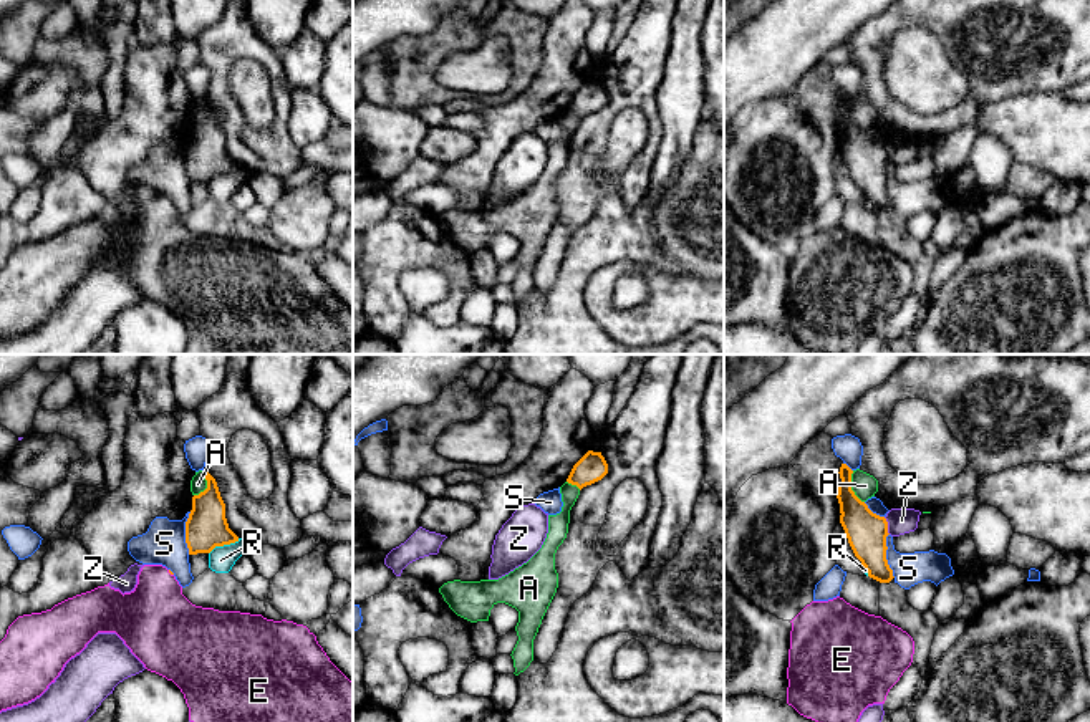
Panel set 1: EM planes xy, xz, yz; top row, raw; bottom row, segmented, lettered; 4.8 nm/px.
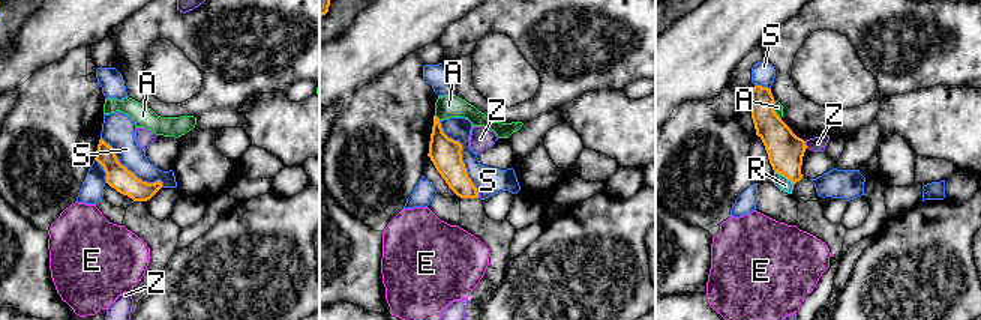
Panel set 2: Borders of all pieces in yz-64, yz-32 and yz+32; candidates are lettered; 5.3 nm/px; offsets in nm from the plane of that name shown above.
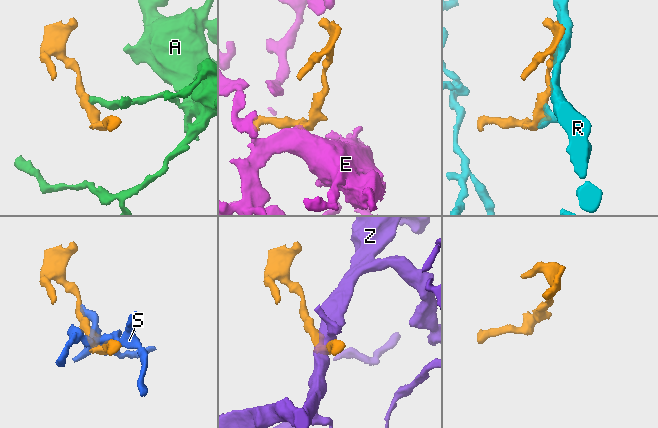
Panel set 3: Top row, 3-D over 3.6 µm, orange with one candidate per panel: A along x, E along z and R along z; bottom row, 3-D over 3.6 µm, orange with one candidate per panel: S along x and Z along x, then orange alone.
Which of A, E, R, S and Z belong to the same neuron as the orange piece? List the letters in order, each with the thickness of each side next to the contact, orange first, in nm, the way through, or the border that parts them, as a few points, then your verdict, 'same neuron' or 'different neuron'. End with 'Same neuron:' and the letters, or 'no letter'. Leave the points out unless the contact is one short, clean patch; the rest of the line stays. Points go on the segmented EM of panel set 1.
A: calibres 200 and 120 nm; border yz (852, 471), (852, 490), (863, 502); different neuron
E: calibres 20 and 380 nm; way xy (169, 570), (171, 573), (158, 587), (158, 623); same neuron
R: calibres 200 and 130 nm; different neuron
S: calibres 200 and 160 nm; different neuron
Z: calibres 200 and 130 nm; different neuron
Same neuron: E

